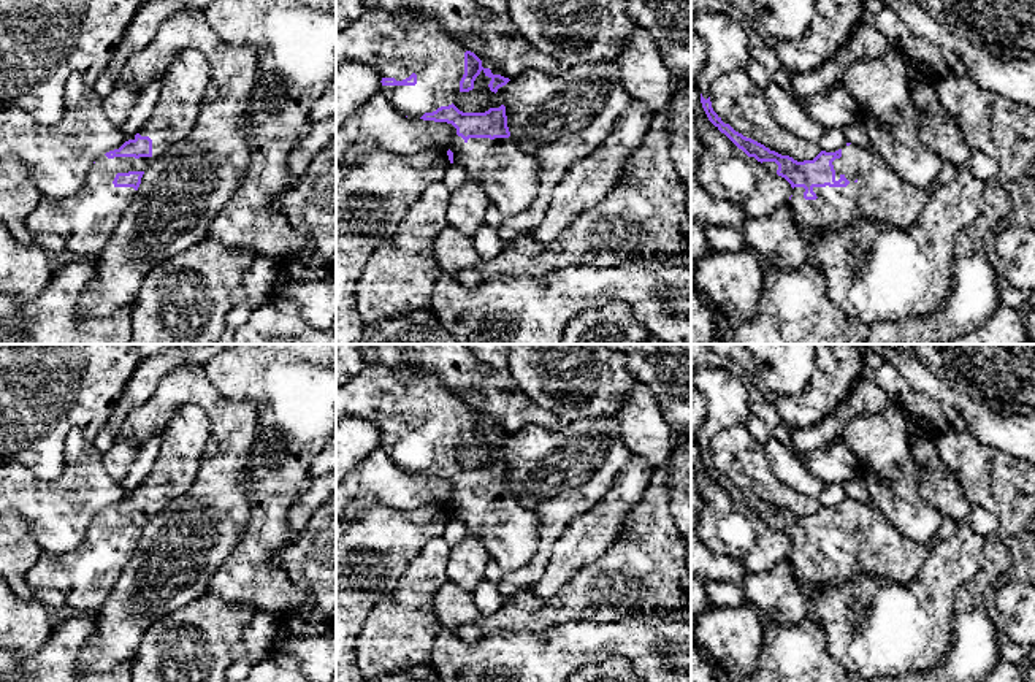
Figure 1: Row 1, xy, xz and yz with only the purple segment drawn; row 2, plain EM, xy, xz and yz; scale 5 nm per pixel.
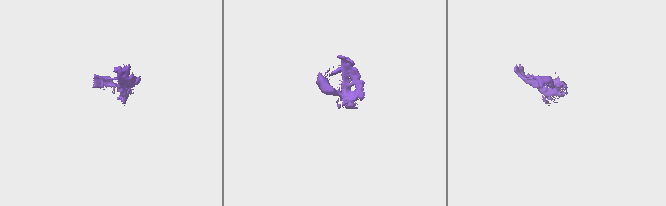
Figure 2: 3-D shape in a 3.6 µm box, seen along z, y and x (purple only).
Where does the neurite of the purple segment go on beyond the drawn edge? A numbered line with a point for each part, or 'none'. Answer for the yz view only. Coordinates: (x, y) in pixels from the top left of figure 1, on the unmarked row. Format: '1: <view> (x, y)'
1: yz (880, 549)

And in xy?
1: xy (86, 576)

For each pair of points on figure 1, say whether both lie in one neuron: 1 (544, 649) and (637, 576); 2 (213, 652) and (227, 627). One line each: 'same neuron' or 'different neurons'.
1: different neurons
2: same neuron

